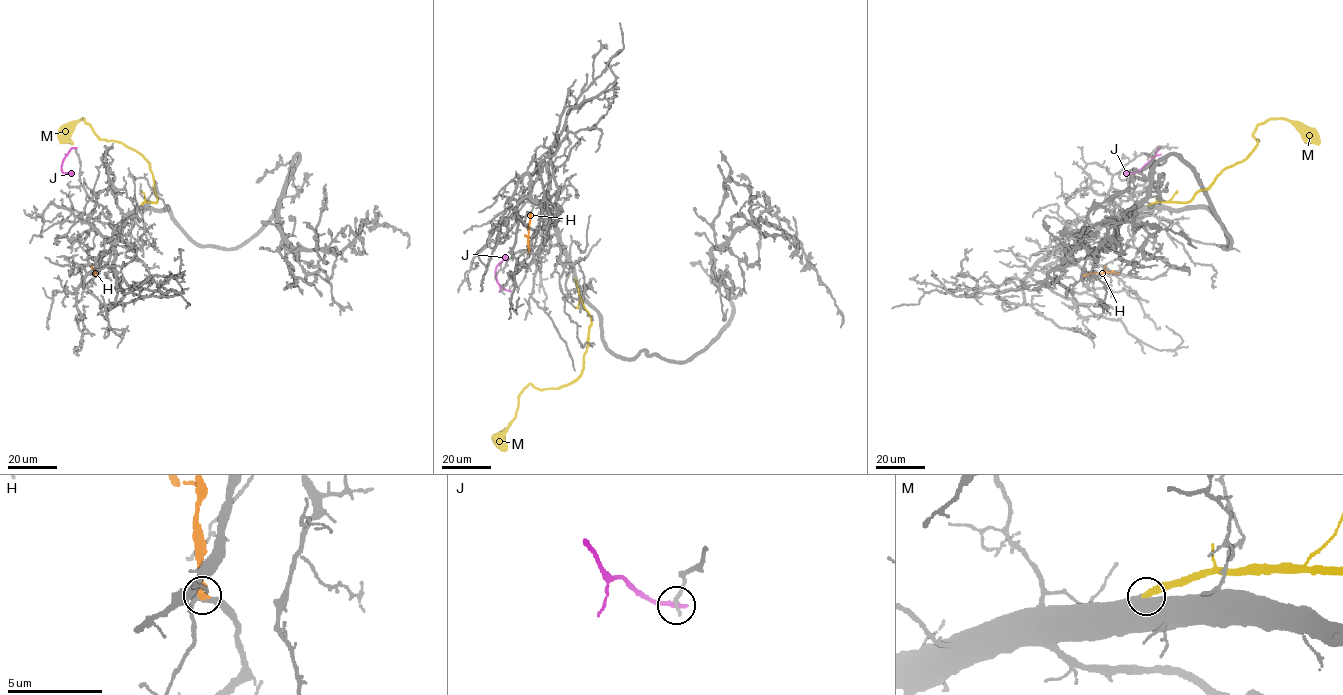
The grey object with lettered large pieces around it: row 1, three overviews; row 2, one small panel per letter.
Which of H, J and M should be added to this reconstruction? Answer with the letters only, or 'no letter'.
M

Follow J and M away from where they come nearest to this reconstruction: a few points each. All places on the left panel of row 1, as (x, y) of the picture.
J: (75, 148), (65, 157), (61, 166), (64, 173), (72, 174)
M: (141, 205), (157, 202), (157, 195), (150, 164), (137, 152), (101, 140), (84, 119), (70, 129), (72, 144)

